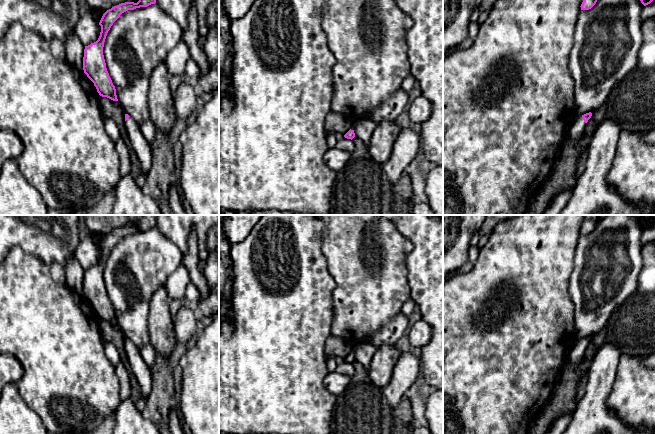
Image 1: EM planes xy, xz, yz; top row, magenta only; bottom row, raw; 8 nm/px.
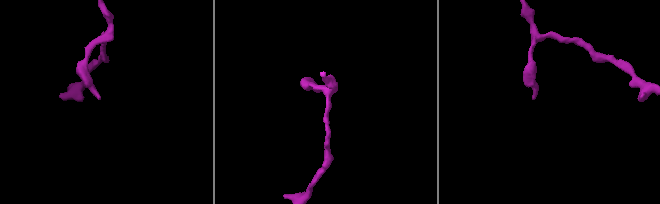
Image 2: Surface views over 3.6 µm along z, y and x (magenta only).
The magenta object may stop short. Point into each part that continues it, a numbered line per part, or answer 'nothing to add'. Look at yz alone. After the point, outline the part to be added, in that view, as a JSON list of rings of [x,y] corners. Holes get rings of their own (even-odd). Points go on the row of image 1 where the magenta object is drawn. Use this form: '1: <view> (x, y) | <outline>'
1: yz (576, 130) | [[[578,115],[571,119],[568,127],[567,138],[573,141],[579,142],[585,134],[586,123],[584,122],[582,115]]]

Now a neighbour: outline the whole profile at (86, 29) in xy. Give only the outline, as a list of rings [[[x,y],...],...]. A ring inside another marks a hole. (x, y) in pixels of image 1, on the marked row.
[[[84,7],[74,32],[84,46],[88,46],[98,40],[100,36],[98,23],[90,9]]]

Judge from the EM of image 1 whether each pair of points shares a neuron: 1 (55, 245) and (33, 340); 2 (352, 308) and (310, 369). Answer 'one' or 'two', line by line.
1: two
2: two

